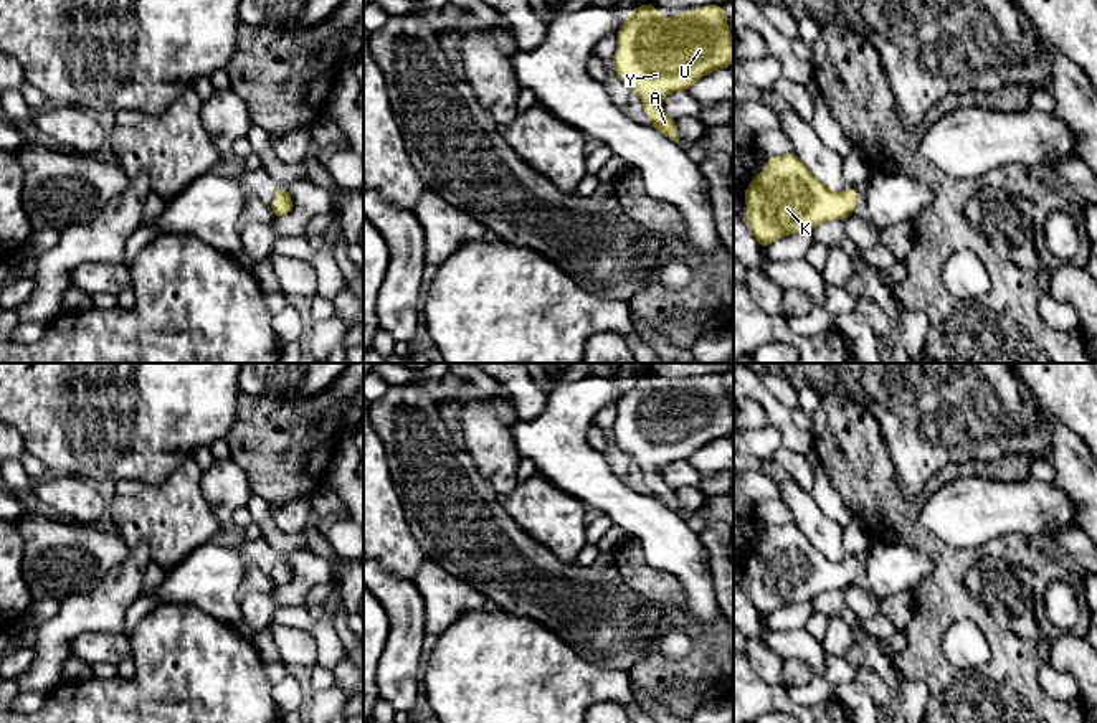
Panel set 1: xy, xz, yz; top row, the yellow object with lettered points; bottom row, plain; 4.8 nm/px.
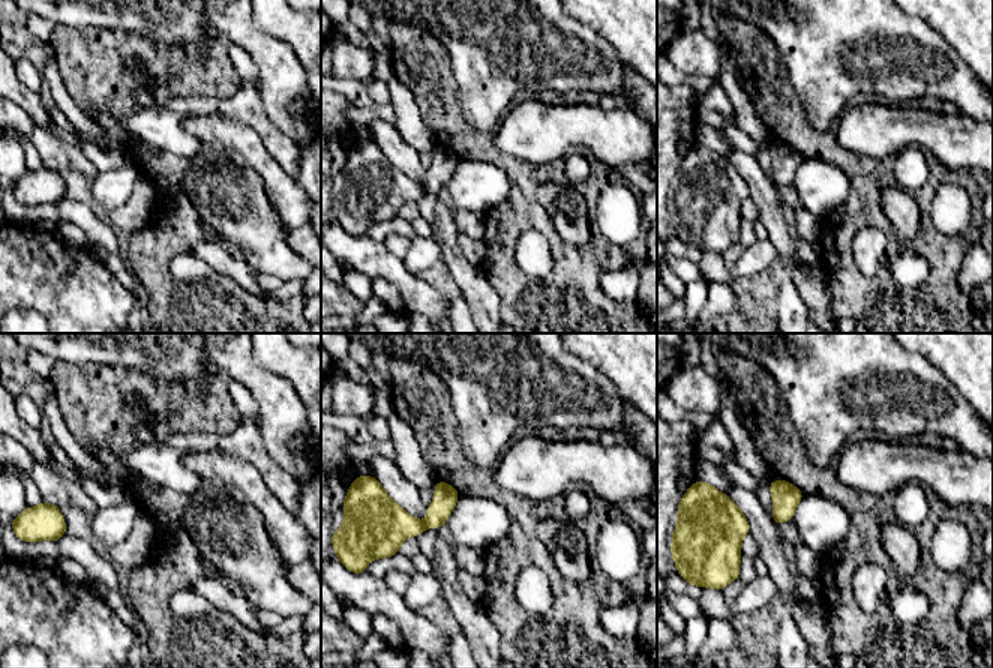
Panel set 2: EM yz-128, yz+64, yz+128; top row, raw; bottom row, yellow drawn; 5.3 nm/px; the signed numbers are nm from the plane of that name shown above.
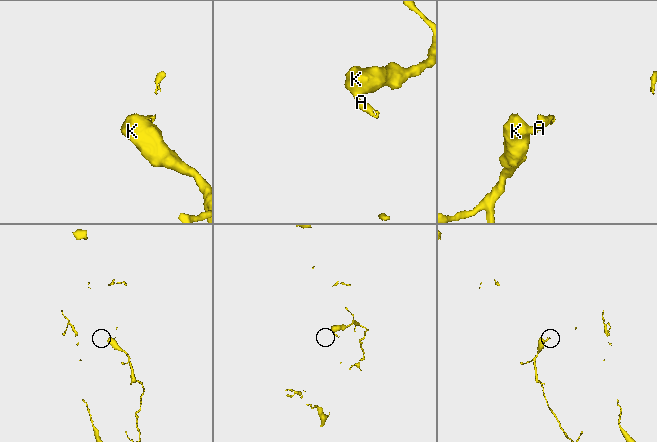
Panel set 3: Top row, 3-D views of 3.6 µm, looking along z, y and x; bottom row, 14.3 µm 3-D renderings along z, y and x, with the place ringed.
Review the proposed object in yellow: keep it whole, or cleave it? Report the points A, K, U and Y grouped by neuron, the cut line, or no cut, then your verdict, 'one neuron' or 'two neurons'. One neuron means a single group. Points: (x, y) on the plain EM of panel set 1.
groups A K U Y; cut none; one neuron

